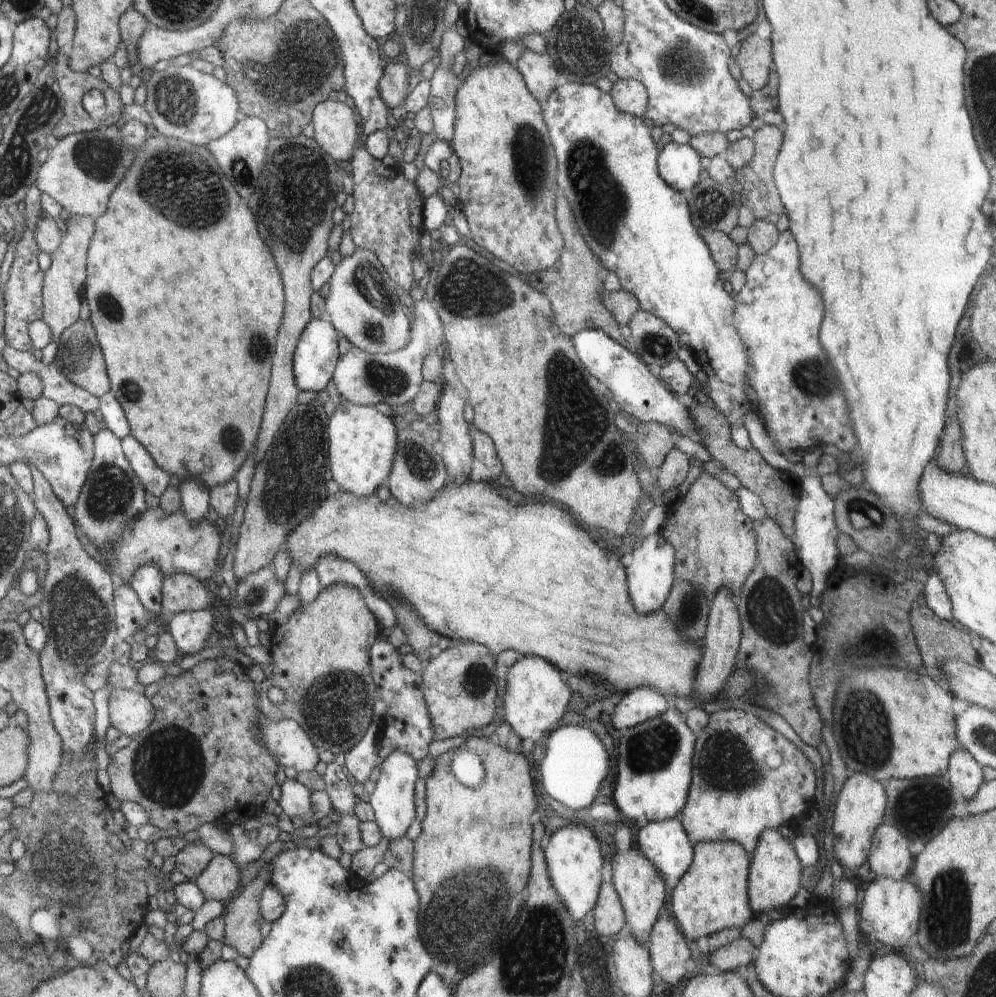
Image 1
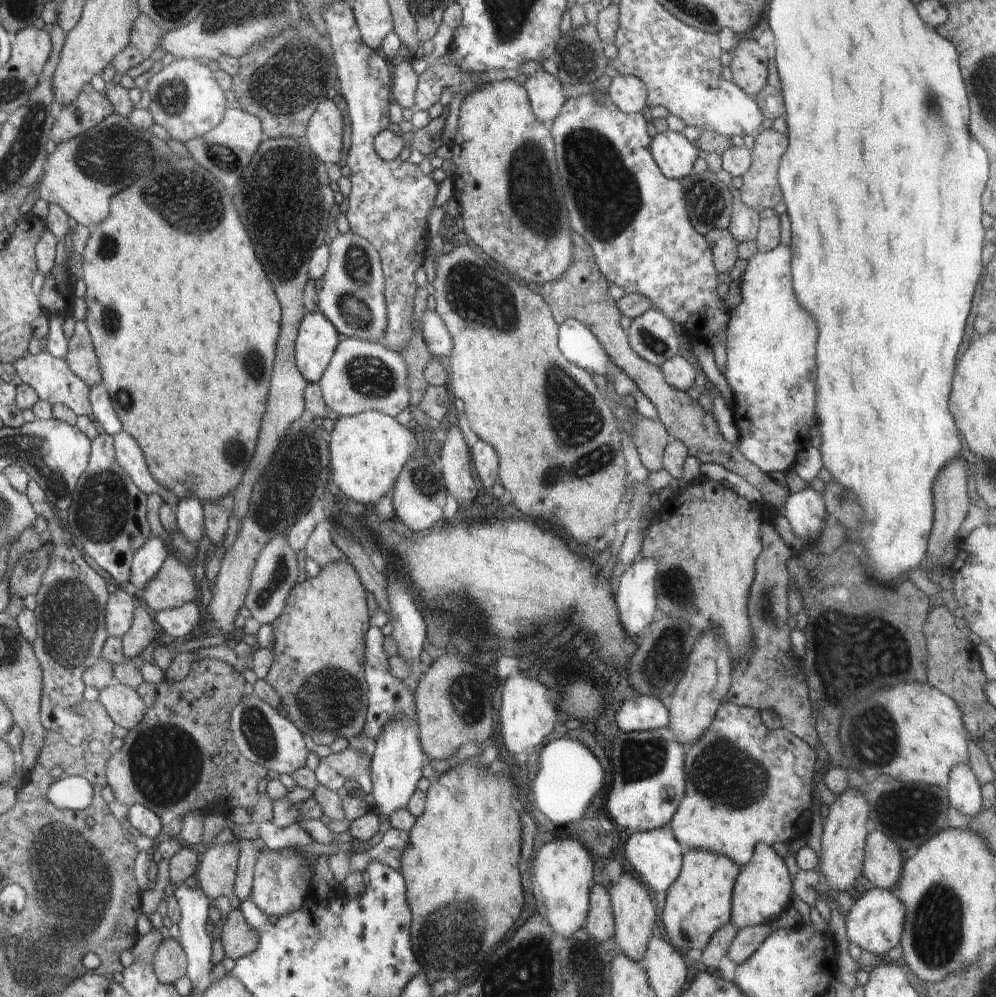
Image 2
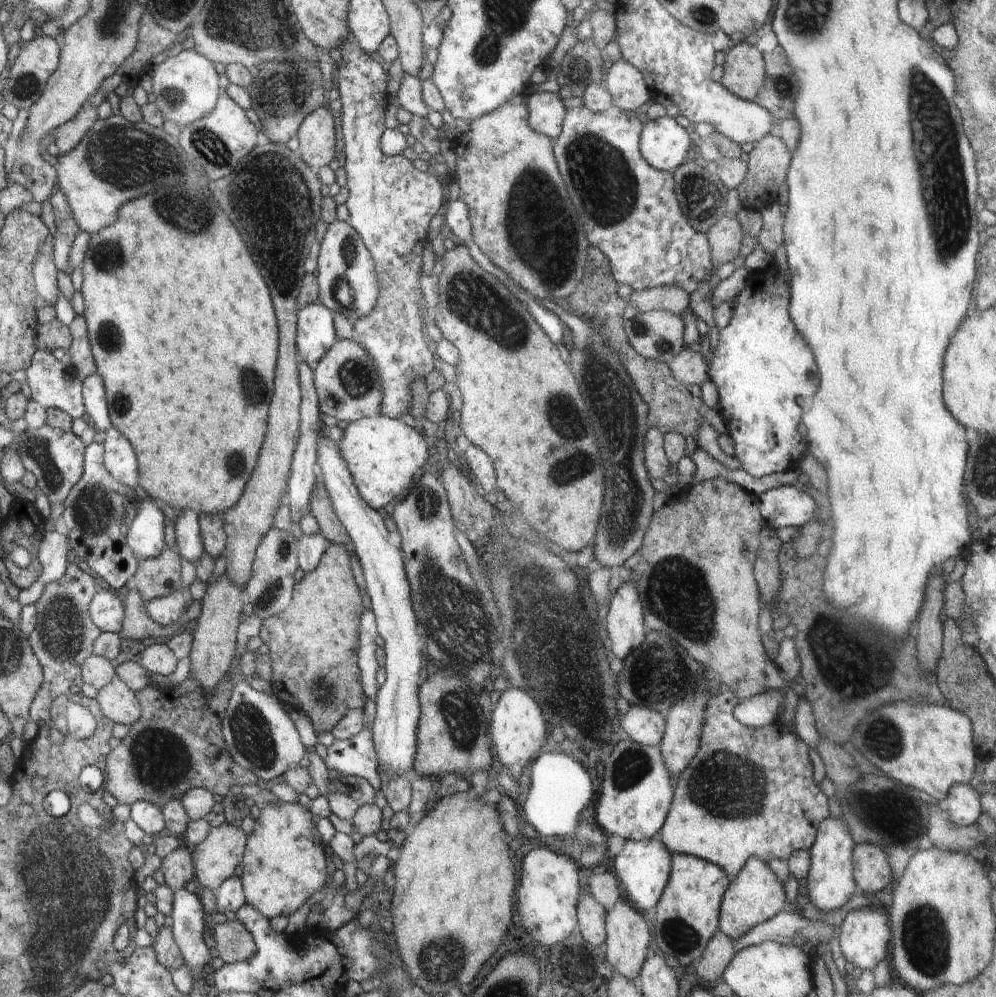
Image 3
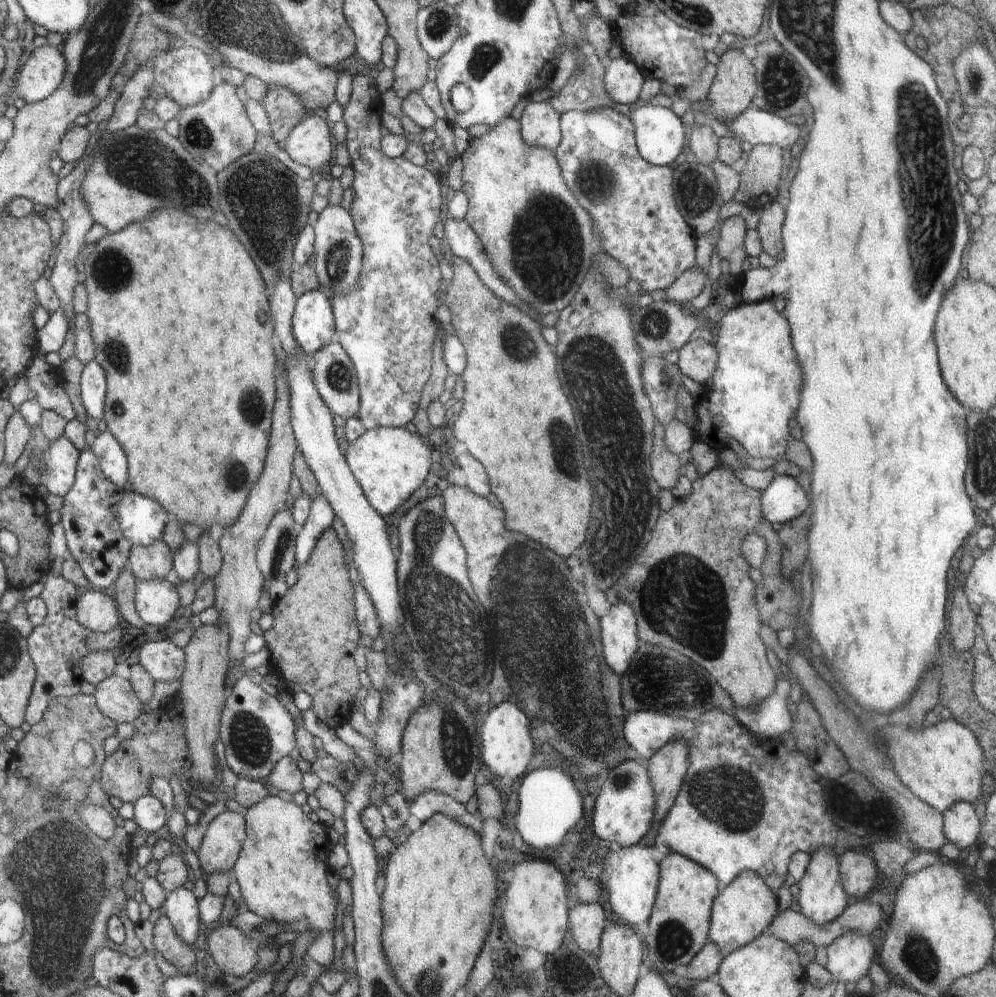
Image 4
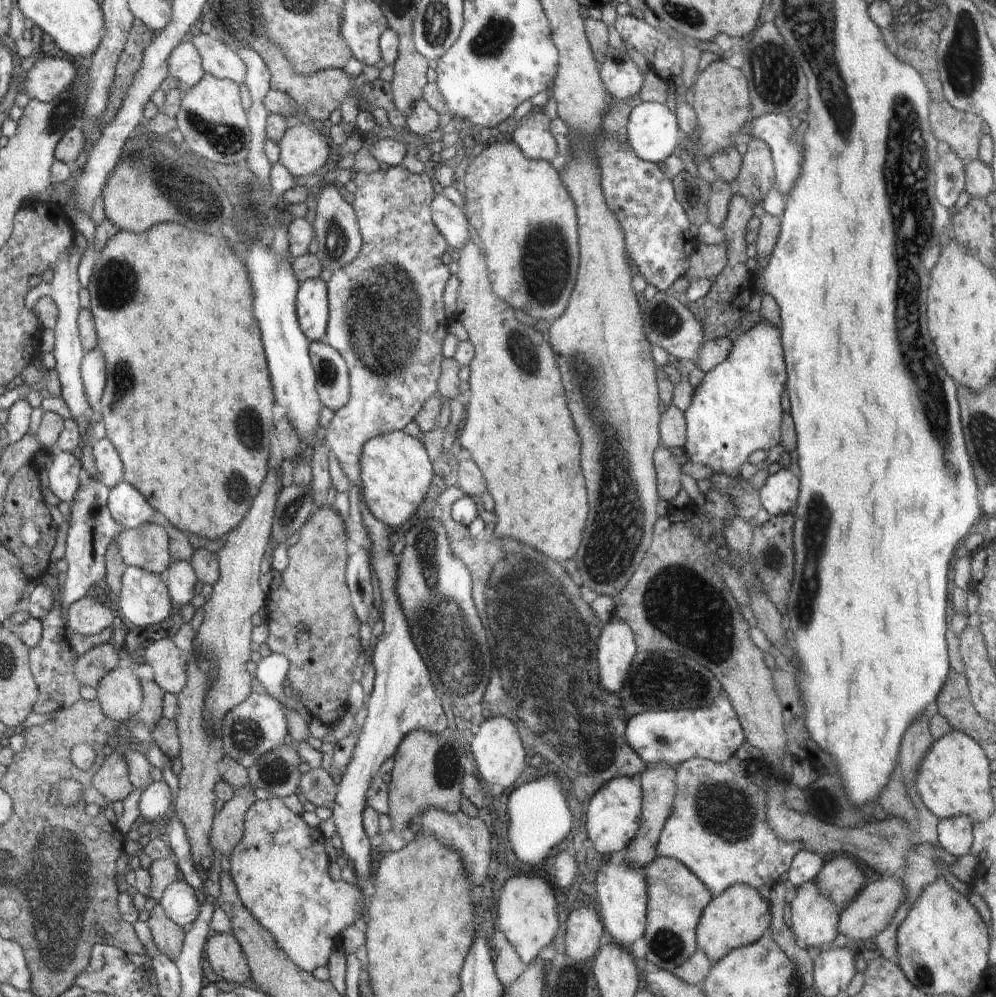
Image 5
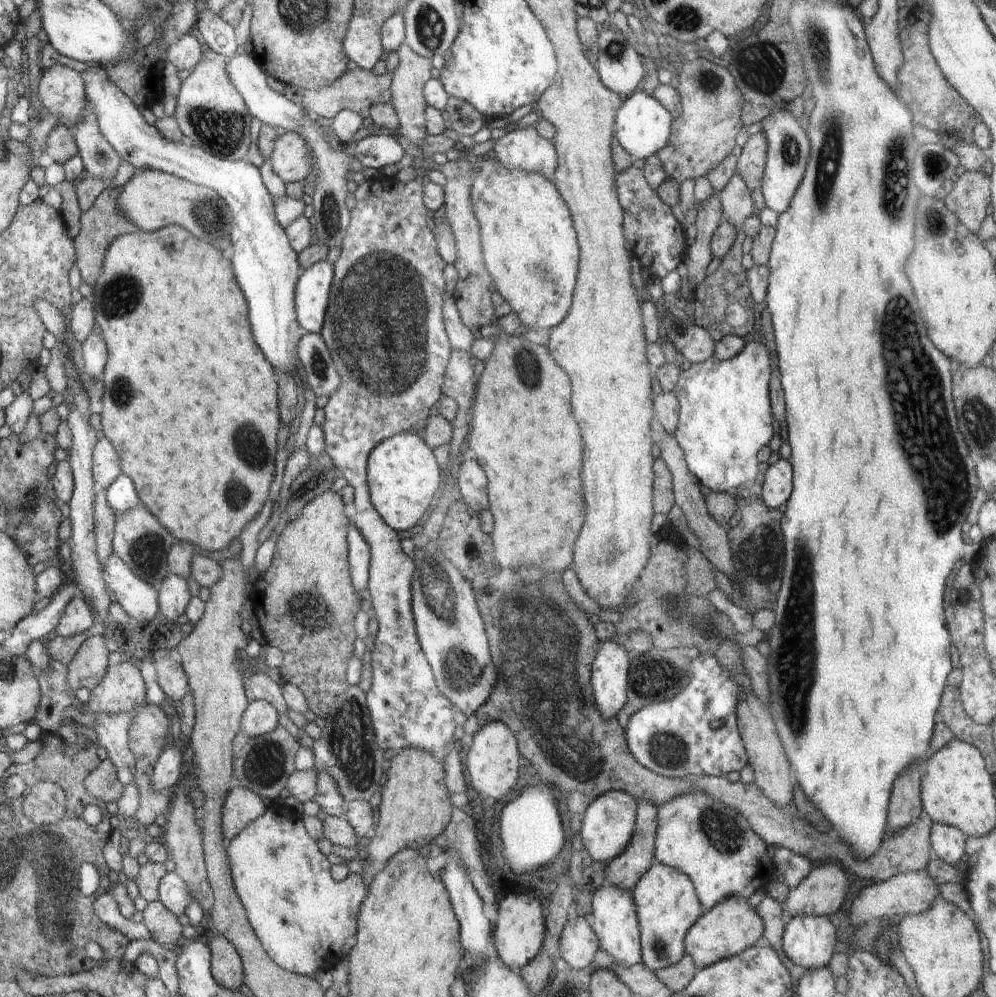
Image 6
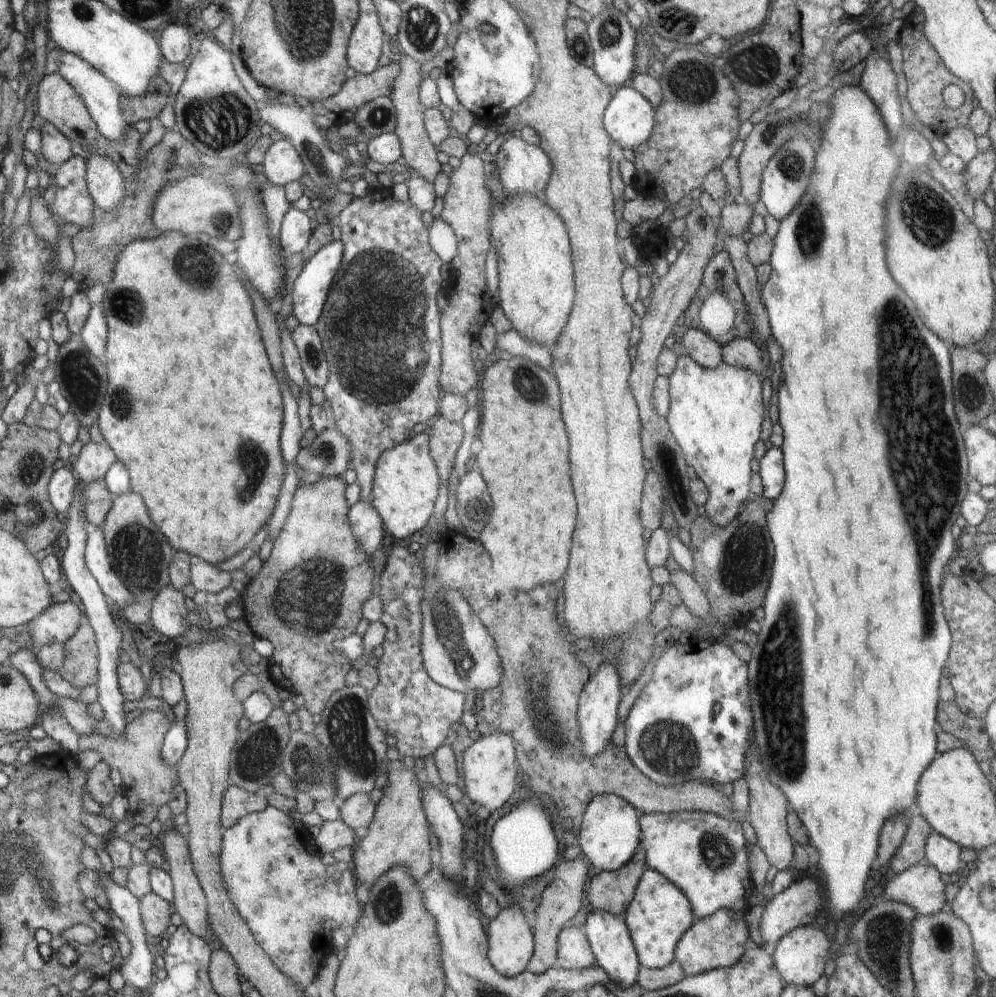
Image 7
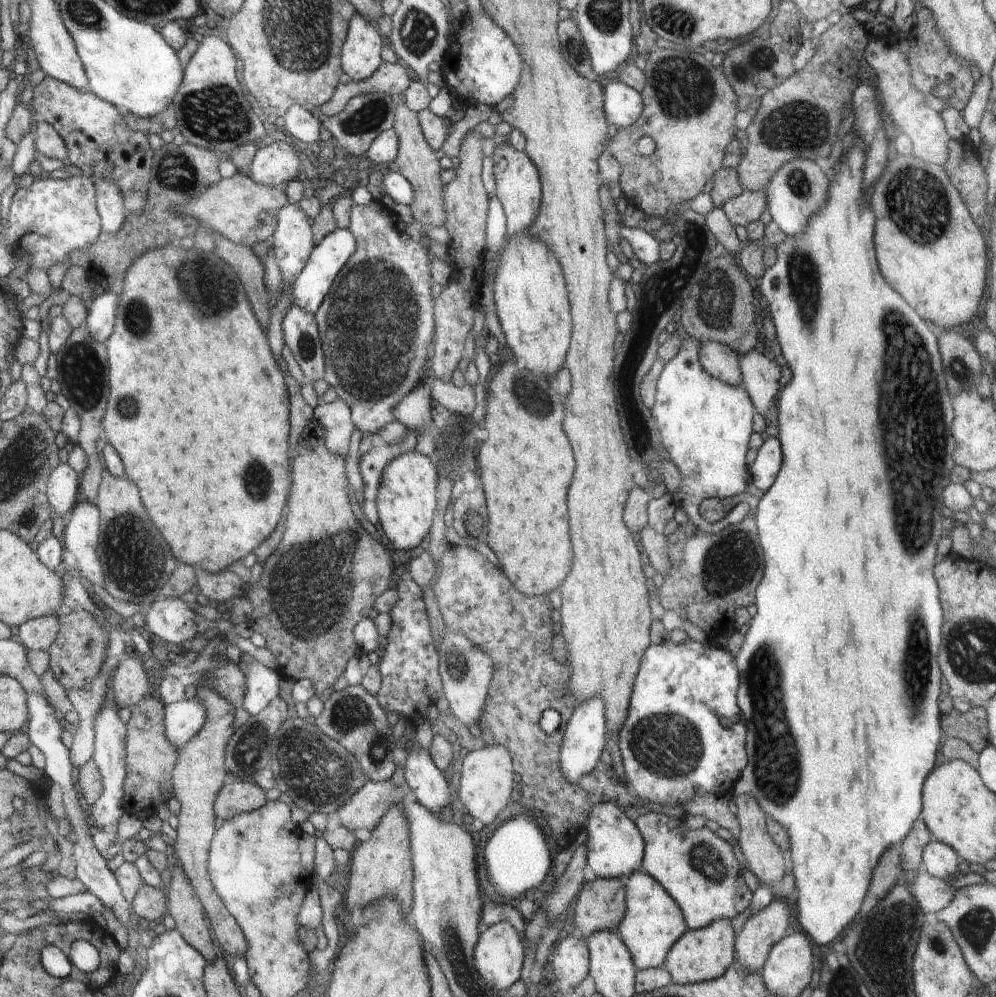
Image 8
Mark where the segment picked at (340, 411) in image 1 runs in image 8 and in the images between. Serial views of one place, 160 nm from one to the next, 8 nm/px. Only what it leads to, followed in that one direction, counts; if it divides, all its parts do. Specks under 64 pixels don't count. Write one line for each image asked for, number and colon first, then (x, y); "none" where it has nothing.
2: (368, 452)
3: (382, 453)
4: (390, 463)
5: (395, 472)
6: (403, 475)
7: (405, 483)
8: (406, 501)

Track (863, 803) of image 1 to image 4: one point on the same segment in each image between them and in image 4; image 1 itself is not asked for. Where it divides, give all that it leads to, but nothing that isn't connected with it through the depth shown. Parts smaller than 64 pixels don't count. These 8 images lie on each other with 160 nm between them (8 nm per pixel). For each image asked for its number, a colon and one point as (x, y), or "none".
2: (846, 827)
3: (830, 882)
4: (822, 897)

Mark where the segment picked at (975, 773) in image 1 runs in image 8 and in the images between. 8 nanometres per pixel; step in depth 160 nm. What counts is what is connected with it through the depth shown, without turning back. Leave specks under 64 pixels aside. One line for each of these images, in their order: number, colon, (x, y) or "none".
2: (964, 794)
3: (962, 802)
4: (961, 826)
5: (955, 835)
6: (948, 843)
7: (944, 854)
8: (939, 859)

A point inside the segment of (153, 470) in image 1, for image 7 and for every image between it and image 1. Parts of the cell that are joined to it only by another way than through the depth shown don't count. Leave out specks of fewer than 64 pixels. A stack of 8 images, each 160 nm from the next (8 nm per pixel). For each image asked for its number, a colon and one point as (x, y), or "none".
2: (127, 453)
3: (119, 457)
4: (112, 458)
5: (109, 463)
6: (106, 468)
7: (93, 462)

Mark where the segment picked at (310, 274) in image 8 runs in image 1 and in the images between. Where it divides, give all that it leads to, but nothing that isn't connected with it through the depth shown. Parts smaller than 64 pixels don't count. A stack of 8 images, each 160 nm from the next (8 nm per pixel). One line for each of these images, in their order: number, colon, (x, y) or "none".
1: (316, 356)
2: (317, 341)
3: (316, 336)
4: (313, 326)
5: (311, 305)
6: (311, 297)
7: (311, 287)

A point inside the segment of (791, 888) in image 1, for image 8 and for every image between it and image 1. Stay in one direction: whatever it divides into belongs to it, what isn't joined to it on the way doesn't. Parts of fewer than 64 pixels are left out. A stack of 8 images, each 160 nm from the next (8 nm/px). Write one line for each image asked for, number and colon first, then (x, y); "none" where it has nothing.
2: (763, 889)
3: (755, 894)
4: (744, 907)
5: (739, 916)
6: (732, 925)
7: (718, 940)
8: (704, 954)

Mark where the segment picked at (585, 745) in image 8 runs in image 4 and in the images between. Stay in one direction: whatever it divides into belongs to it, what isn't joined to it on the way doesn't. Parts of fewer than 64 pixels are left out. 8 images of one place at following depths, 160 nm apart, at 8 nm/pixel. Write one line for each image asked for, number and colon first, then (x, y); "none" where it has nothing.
4: (619, 637)
5: (616, 649)
6: (610, 669)
7: (597, 711)

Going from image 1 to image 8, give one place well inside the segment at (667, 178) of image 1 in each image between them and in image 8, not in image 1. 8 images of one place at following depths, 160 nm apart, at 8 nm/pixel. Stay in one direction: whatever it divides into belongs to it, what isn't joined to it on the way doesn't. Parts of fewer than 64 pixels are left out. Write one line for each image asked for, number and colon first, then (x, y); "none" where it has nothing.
2: (674, 154)
3: (665, 144)
4: (659, 133)
5: (652, 129)
6: (642, 125)
7: (629, 119)
8: (623, 105)

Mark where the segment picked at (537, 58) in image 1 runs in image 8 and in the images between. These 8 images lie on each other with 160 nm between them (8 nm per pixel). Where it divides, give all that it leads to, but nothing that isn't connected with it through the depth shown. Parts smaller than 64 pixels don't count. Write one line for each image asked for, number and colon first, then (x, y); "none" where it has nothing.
2: (546, 96)
3: (546, 111)
4: (540, 123)
5: (533, 135)
6: (525, 148)
7: (523, 168)
8: (518, 185)

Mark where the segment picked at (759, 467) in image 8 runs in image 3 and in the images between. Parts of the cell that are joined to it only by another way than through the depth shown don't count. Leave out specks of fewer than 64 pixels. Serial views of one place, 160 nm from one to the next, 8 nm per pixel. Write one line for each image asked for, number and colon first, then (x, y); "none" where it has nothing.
3: (787, 505)
4: (783, 499)
5: (778, 495)
6: (777, 481)
7: (772, 472)

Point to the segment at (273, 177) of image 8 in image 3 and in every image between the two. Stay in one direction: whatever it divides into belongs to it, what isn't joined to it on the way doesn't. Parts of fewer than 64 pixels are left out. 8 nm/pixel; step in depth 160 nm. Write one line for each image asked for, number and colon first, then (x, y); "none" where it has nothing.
3: (316, 136)
4: (309, 144)
5: (303, 150)
6: (291, 160)
7: (282, 164)

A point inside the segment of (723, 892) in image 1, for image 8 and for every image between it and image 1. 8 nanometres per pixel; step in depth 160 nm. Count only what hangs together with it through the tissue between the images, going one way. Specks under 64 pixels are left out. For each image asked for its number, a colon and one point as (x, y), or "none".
2: (698, 903)
3: (687, 914)
4: (679, 922)
5: (677, 898)
6: (667, 905)
7: (660, 913)
8: (653, 922)

